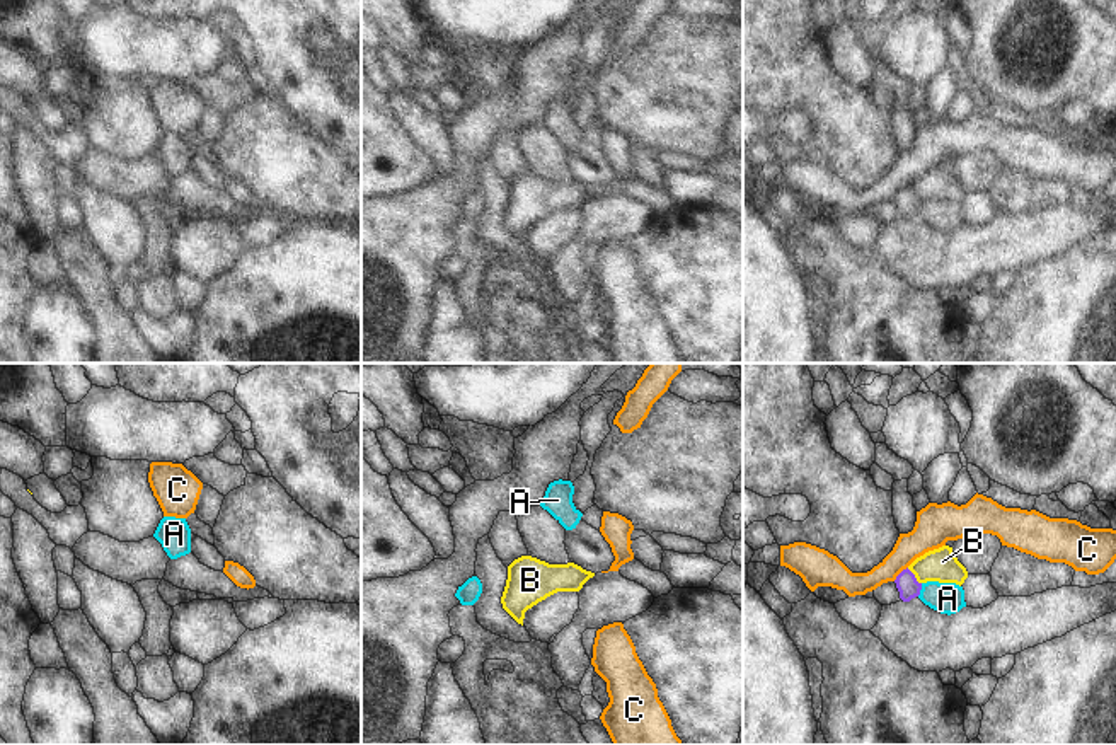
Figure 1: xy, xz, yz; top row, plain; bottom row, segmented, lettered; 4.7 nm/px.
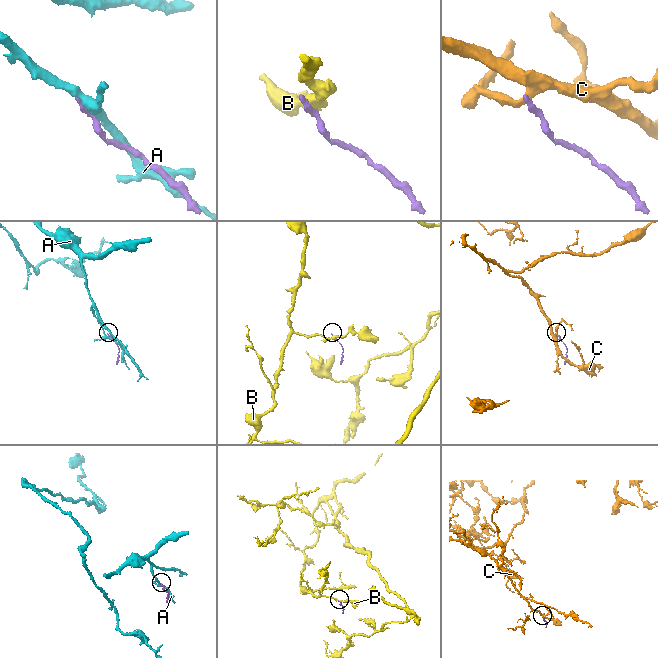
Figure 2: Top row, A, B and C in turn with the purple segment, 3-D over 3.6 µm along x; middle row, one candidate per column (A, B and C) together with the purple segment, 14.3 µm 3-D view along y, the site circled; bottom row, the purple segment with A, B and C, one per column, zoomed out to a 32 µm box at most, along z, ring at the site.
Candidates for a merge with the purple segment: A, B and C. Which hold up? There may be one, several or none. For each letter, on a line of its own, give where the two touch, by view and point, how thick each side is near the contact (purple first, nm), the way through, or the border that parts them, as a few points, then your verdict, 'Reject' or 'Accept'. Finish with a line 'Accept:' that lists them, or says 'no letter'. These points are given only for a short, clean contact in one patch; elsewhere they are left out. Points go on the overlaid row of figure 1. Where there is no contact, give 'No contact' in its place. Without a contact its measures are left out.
A: Touches purple at yz (920, 589). Thickness 100 nm (purple) against 140 nm. Boundary: yz (922, 583), (917, 595). Reject
B: Touches purple at yz (914, 577). Thickness 100 nm (purple) against 160 nm. Boundary: yz (907, 568), (920, 583). Reject
C: Touches purple at yz (900, 573). Thickness 100 nm (purple) against 170 nm. Boundary: yz (907, 566), (893, 580). Reject
Accept: no letter

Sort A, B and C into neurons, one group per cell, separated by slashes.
A / B / C

